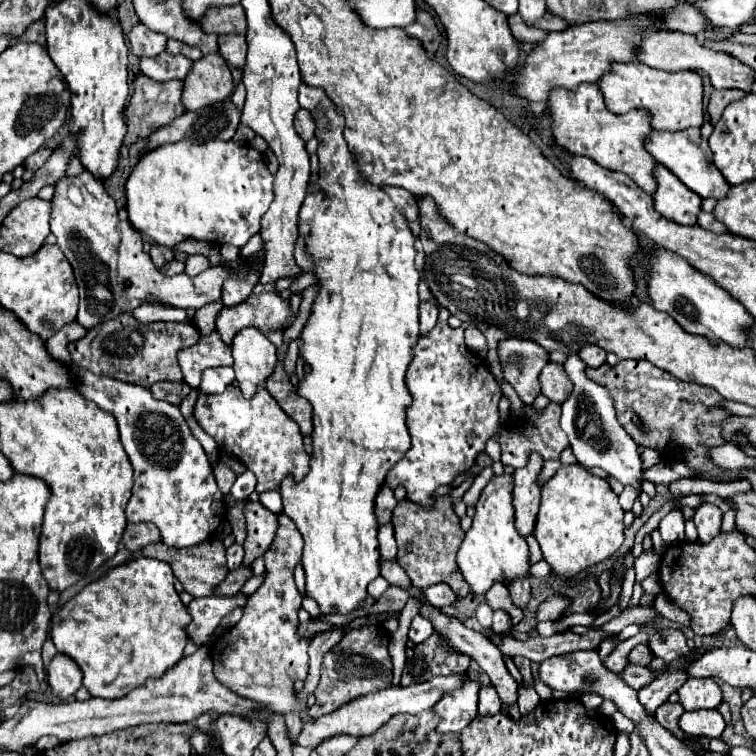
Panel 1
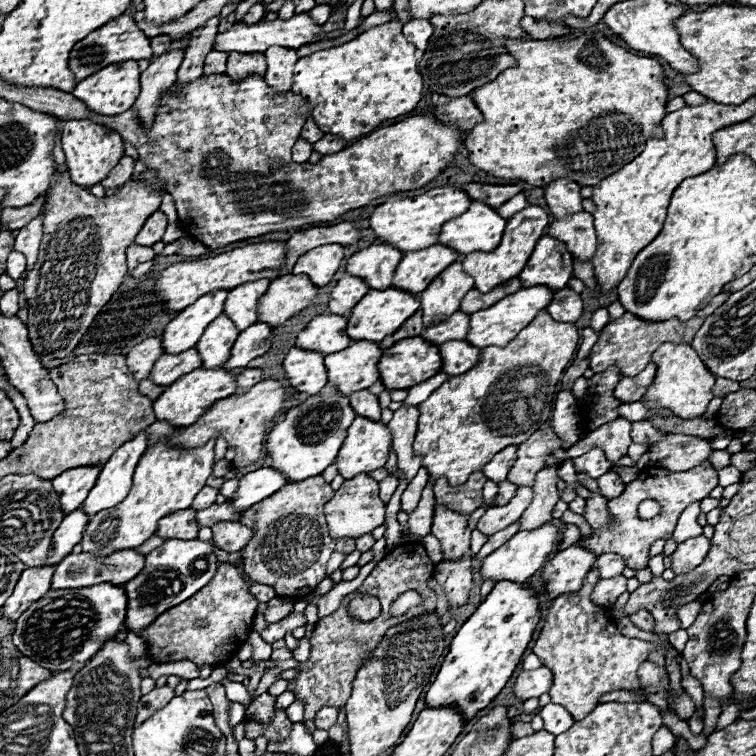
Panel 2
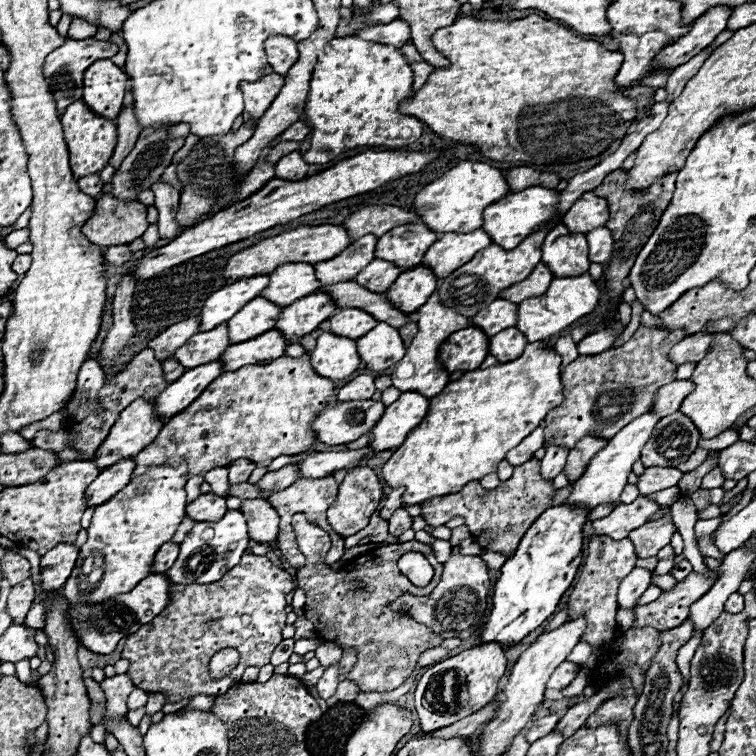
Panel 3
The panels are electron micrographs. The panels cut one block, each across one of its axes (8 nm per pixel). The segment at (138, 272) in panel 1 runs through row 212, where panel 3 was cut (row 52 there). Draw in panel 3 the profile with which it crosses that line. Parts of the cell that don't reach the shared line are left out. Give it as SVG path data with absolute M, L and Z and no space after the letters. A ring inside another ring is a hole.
M86 38L86 40L66 40L60 48L56 48L54 52L48 54L46 58L46 80L50 84L52 96L58 102L58 112L64 114L66 106L70 106L72 102L82 98L82 80L84 80L84 72L88 70L88 66L92 66L96 60L102 58L112 58L116 56L118 46L108 42L108 40L96 40L96 38Z

